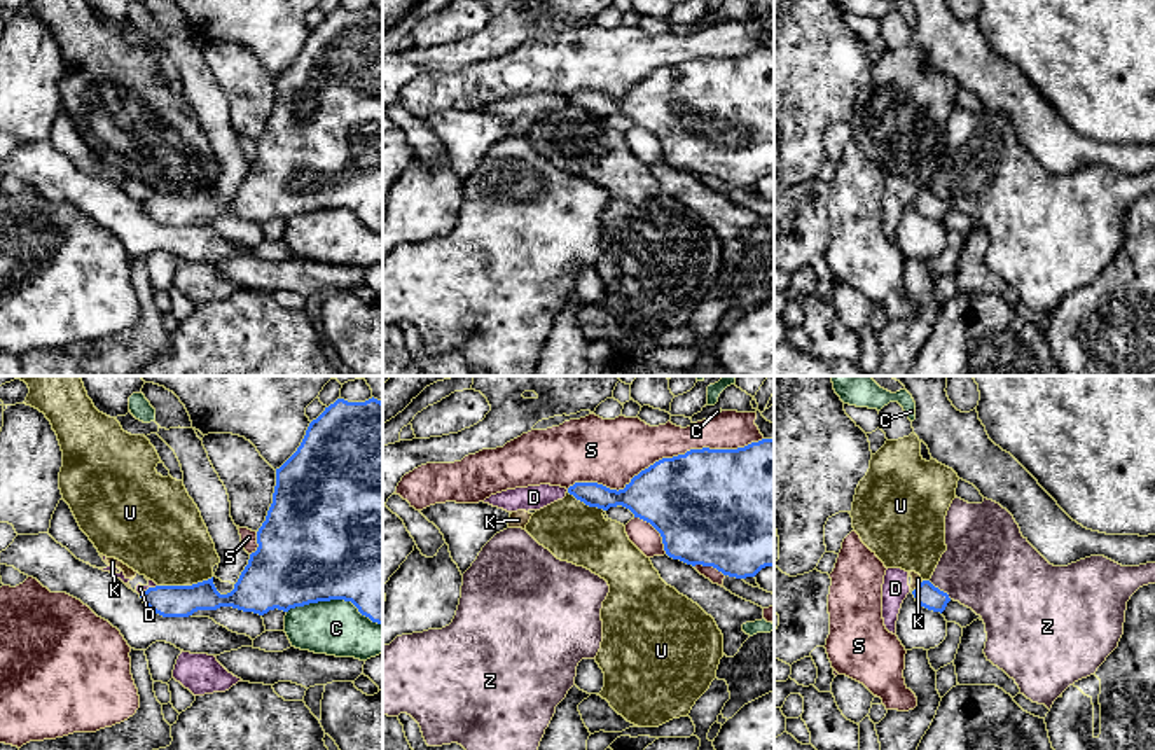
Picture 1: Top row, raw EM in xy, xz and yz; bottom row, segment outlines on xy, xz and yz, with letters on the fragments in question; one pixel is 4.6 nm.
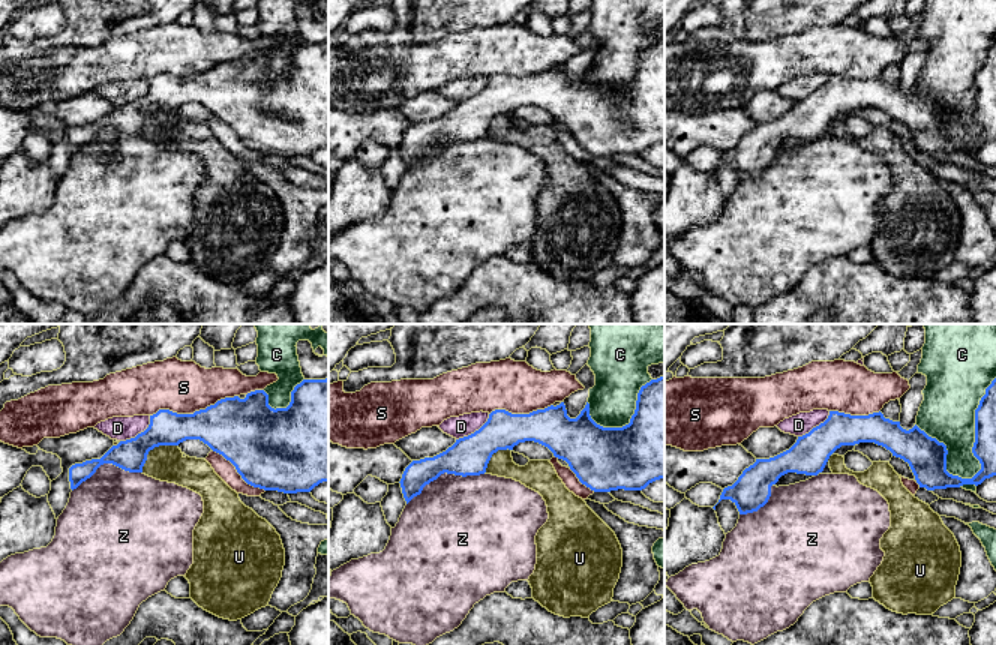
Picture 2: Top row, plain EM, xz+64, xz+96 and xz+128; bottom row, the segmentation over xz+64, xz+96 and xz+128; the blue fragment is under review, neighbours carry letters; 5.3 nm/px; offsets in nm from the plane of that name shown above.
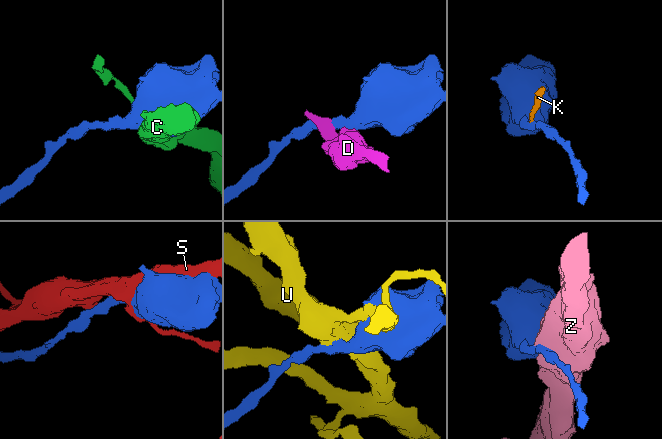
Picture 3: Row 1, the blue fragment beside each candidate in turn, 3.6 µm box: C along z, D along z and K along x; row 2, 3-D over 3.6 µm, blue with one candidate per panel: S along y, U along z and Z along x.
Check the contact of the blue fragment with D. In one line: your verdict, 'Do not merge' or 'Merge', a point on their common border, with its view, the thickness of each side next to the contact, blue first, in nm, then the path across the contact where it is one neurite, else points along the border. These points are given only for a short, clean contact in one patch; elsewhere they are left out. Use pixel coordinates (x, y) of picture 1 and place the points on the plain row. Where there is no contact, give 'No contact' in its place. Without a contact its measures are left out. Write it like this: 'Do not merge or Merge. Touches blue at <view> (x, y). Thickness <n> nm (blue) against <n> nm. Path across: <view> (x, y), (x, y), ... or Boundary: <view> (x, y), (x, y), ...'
Do not merge. Touches blue at xy (149, 196). Thickness 140 nm (blue) against 40 nm. Boundary: xy (156, 193), (140, 203)

